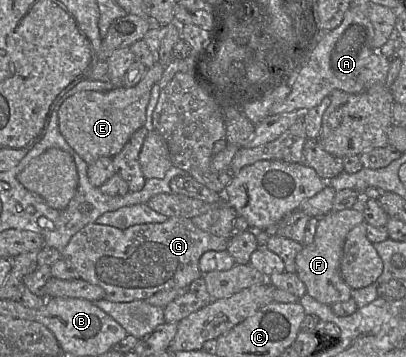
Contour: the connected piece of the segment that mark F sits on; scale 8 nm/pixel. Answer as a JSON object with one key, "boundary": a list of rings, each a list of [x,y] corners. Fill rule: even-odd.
{"boundary":[[[353,208],[342,211],[331,211],[319,218],[314,240],[305,245],[296,256],[296,274],[304,283],[307,293],[315,300],[332,305],[347,301],[352,297],[352,289],[345,283],[340,274],[340,261],[348,233],[364,220],[363,212]]]}

